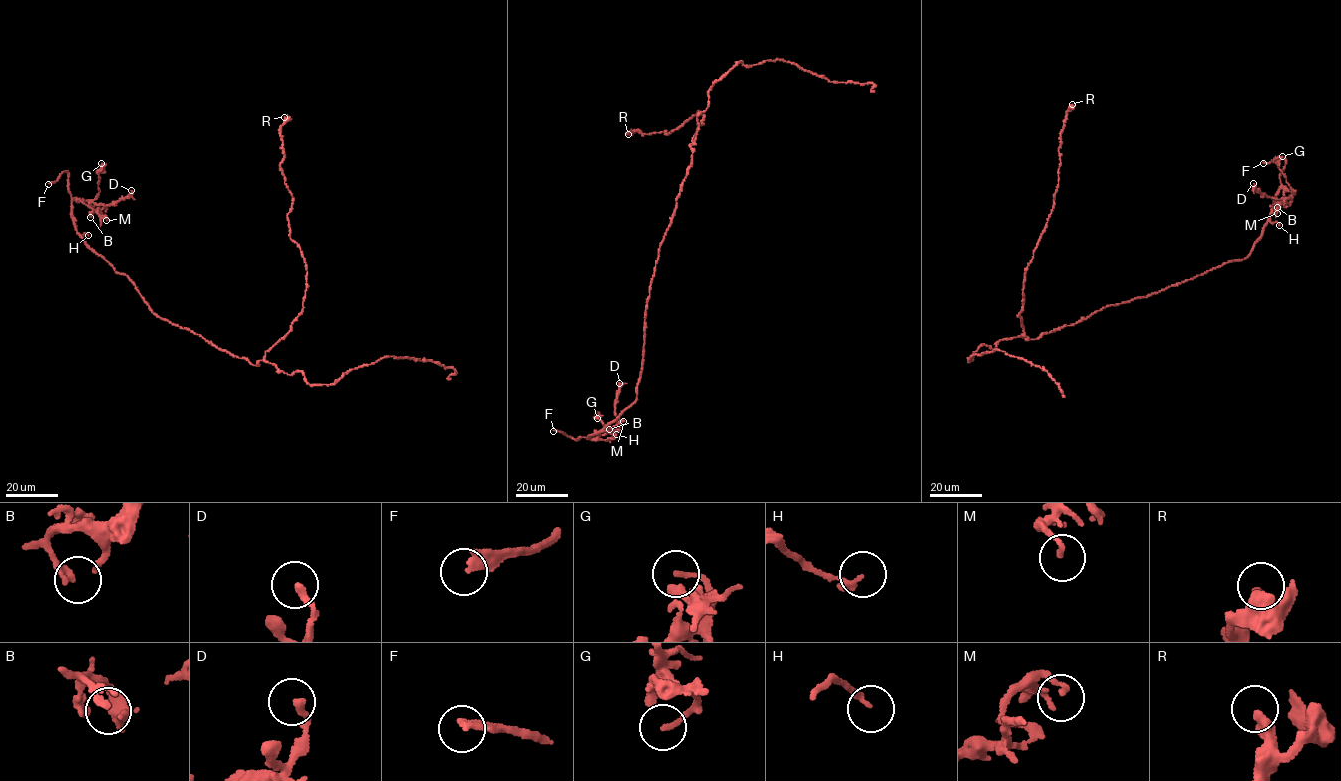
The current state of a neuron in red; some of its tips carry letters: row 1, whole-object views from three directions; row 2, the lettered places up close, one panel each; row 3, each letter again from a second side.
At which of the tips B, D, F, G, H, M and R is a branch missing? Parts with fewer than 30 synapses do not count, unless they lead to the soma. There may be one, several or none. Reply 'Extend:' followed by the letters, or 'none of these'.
Extend: F

